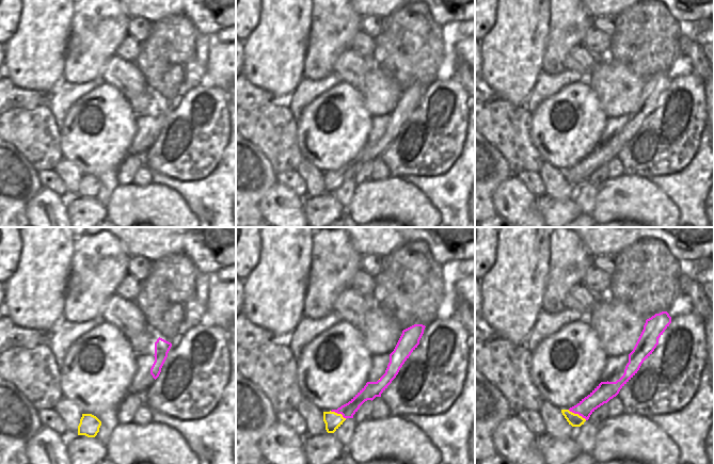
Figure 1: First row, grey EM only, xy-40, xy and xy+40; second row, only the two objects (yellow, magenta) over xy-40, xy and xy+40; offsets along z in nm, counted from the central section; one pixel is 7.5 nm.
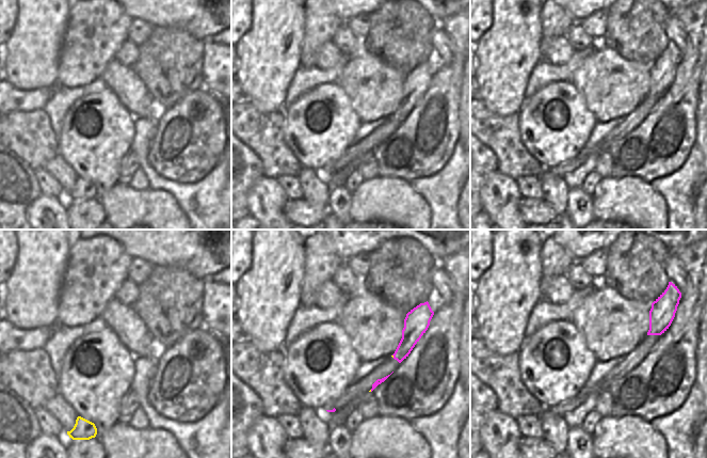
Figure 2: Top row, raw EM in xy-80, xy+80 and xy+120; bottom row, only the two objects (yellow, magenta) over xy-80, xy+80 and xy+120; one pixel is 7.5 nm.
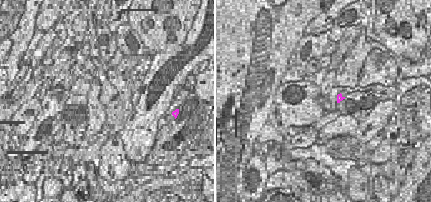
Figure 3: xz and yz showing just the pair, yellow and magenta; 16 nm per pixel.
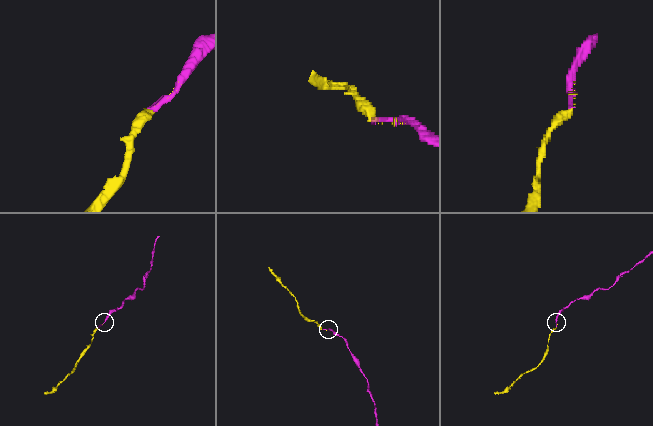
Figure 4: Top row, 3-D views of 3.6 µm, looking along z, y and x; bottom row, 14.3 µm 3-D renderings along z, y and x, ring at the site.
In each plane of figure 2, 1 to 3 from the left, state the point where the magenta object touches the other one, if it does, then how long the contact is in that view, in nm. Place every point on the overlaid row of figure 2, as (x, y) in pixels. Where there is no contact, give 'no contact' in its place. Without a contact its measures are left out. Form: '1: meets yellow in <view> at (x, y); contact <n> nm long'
1: no contact
2: no contact
3: no contact

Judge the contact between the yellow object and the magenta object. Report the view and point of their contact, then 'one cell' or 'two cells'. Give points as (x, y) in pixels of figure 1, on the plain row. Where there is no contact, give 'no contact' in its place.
xy+40 (577, 175) | two cells

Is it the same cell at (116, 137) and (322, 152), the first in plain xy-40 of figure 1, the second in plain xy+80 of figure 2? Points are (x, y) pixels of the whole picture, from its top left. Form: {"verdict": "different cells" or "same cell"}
{"verdict": "same cell"}

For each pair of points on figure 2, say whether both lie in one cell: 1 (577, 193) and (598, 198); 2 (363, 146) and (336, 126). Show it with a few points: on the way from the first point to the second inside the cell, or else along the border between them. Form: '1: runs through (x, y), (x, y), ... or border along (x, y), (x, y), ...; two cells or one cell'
1: border along (591, 196), (595, 218); two cells
2: border along (351, 144), (334, 162); two cells

